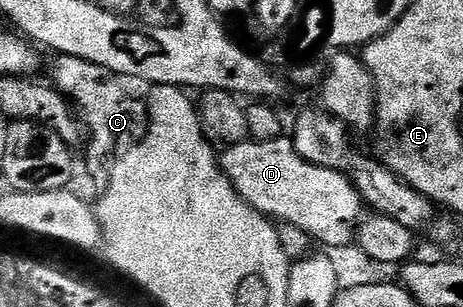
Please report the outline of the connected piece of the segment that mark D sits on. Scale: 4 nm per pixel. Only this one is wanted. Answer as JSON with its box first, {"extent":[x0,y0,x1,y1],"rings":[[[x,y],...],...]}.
{"extent":[220,136,364,246],"rings":[[[283,136],[271,142],[237,142],[234,146],[225,147],[220,165],[224,177],[234,185],[234,191],[253,210],[259,210],[275,223],[296,224],[296,228],[308,232],[308,236],[315,243],[323,242],[326,246],[346,246],[349,242],[351,245],[355,241],[356,223],[364,210],[364,203],[358,190],[342,170],[329,170],[301,158],[294,151],[293,141],[289,137]]]}

